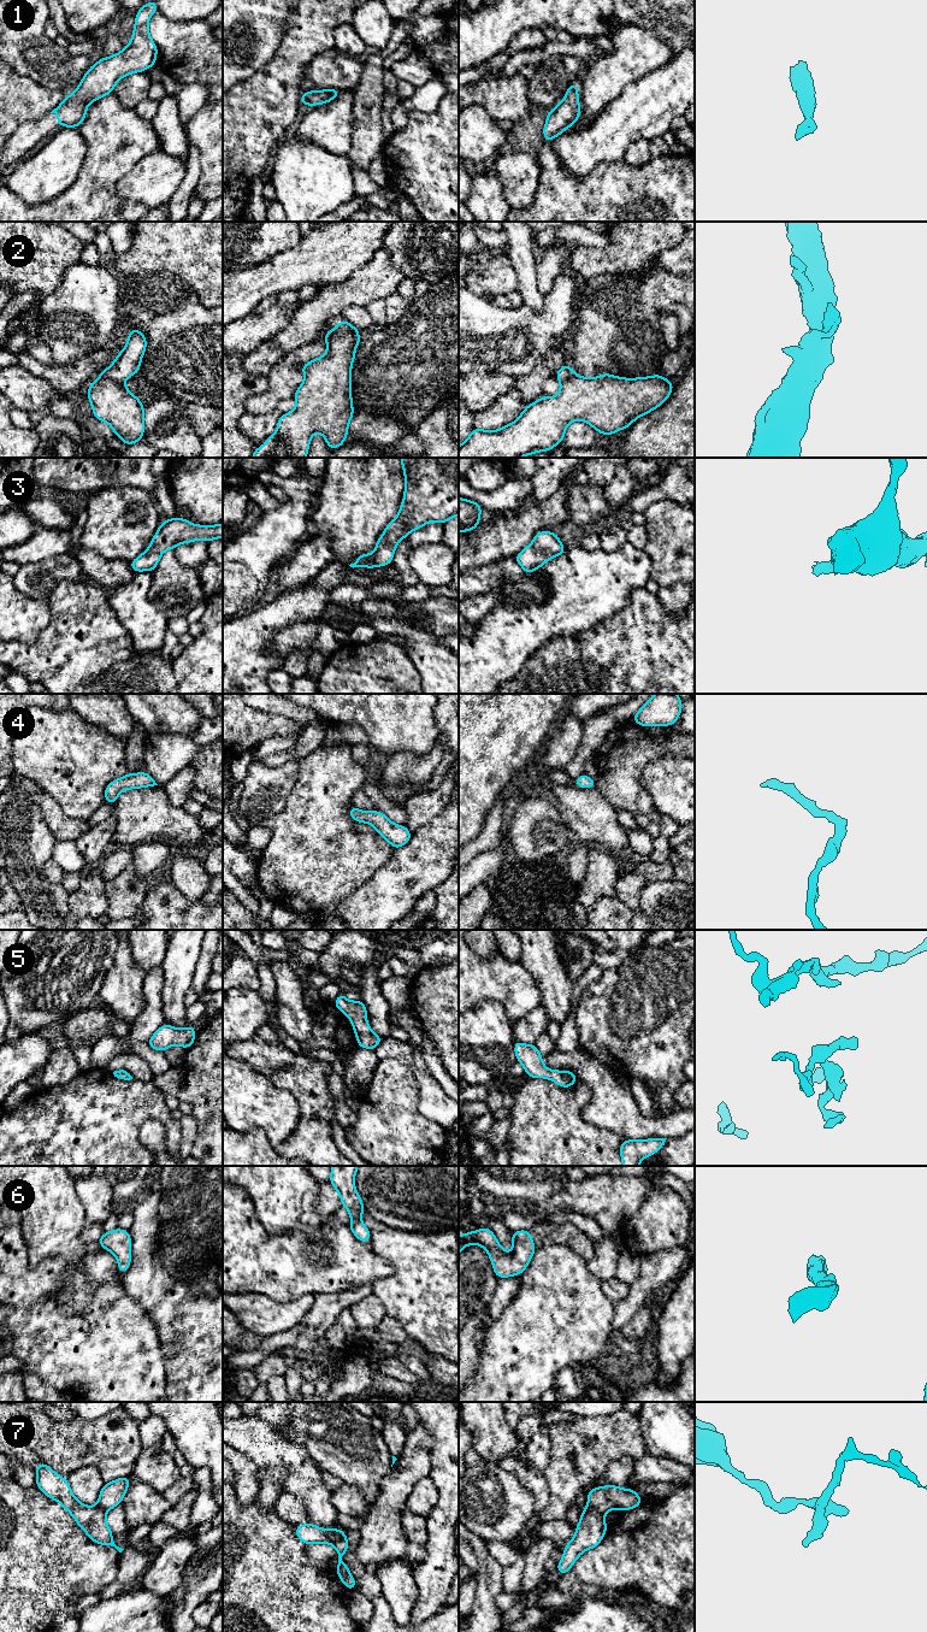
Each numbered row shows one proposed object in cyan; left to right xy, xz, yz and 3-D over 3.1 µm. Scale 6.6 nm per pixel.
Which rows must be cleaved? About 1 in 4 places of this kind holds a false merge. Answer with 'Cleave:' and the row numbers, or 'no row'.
Cleave: 2, 7

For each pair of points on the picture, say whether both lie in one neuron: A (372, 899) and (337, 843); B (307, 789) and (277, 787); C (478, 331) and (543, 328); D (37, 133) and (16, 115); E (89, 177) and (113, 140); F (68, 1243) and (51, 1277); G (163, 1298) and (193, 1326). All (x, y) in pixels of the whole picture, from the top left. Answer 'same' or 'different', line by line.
A: different
B: different
C: same
D: different
E: same
F: different
G: same

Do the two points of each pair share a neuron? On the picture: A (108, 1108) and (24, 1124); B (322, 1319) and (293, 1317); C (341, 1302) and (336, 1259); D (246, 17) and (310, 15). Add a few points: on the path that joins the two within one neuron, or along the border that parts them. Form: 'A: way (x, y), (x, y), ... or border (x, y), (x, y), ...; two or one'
A: way (88, 1124), (45, 1124); one
B: border (314, 1295), (311, 1309), (299, 1324); two
C: border (366, 1283), (352, 1289), (317, 1292), (314, 1295); two
D: border (295, 12), (281, 42); two

